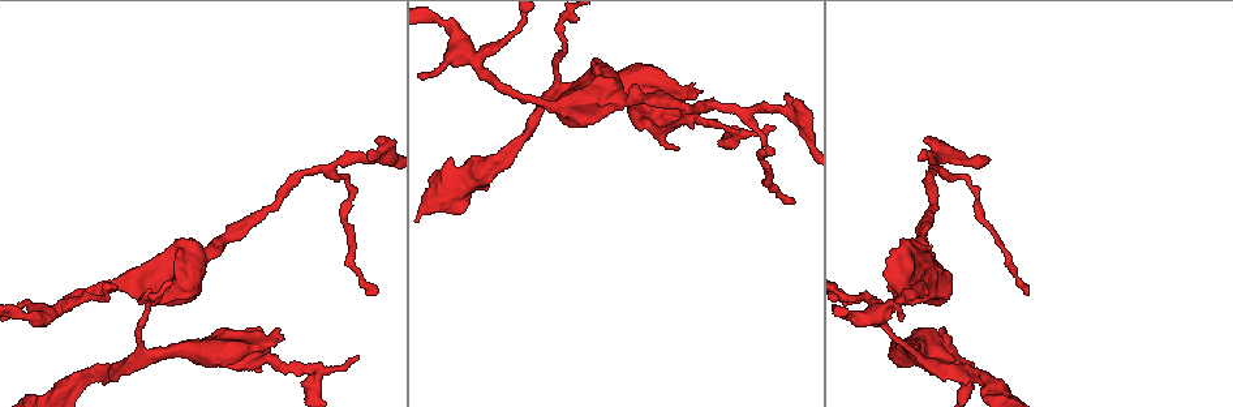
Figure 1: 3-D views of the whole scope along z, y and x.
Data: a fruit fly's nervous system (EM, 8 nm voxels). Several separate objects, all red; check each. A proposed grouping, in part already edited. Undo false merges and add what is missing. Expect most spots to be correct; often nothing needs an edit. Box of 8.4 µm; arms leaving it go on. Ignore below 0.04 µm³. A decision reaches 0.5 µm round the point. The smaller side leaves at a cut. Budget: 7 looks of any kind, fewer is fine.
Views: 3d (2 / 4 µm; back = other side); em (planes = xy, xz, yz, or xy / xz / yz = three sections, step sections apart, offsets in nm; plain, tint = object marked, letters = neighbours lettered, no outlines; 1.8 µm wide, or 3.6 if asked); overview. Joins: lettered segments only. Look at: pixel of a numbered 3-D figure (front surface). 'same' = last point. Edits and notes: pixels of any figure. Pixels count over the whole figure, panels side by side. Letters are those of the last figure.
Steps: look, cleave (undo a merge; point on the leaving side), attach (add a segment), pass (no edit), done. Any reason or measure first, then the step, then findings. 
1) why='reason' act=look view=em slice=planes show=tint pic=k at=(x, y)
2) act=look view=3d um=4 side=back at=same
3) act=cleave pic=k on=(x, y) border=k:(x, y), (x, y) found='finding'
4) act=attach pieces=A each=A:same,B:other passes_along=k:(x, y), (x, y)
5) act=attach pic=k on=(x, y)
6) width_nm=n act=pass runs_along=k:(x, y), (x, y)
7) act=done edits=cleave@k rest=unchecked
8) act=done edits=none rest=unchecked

why='branch stops here' act=look view=3d um=2 pic=1 at=(677, 147)

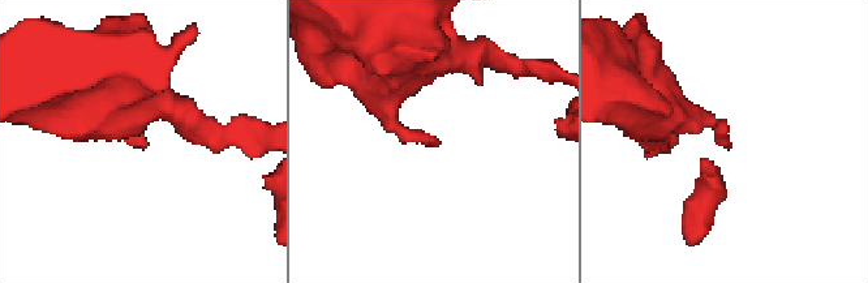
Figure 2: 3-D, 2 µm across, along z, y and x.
act=look view=em slice=xy step=16 show=tint pic=2 at=(144, 149)

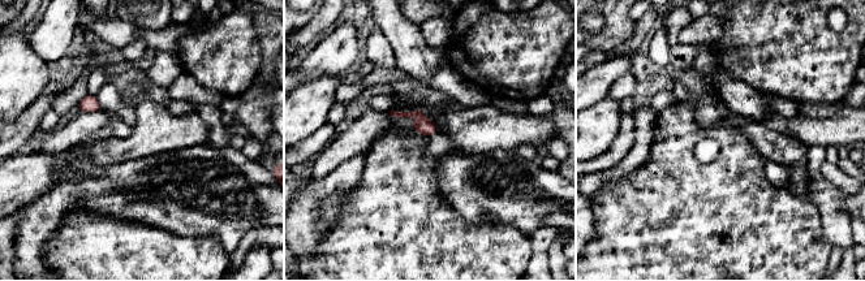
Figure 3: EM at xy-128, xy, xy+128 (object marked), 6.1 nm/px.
act=look view=em slice=planes show=letters at=same

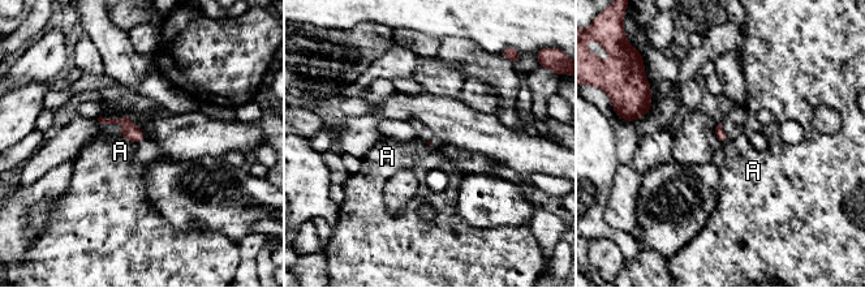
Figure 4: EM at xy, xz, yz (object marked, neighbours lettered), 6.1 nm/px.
act=pass each=A:other found='no lettered segment goes on from it'

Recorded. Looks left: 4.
why='an open end' act=look view=em slice=planes show=plain pic=1 at=(375, 292)

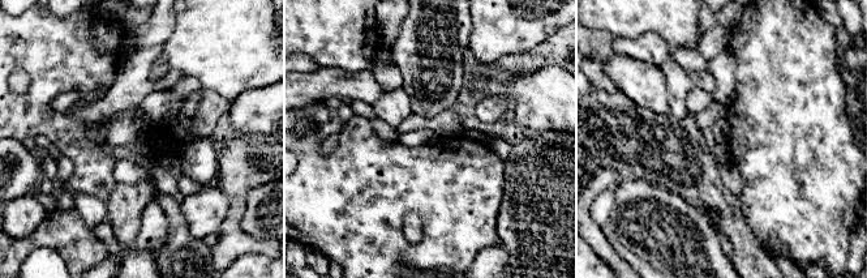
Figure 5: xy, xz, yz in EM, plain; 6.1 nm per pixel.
act=look view=em slice=planes show=letters at=same

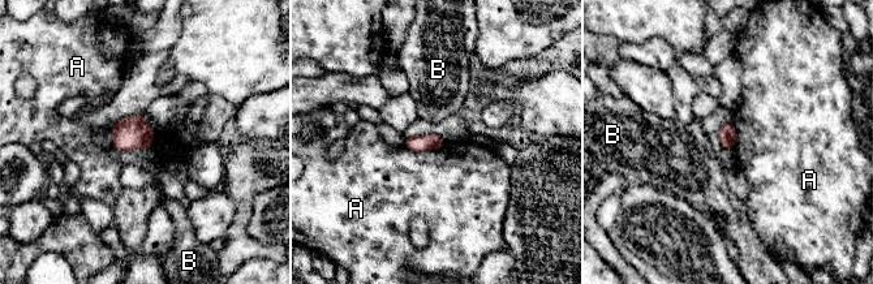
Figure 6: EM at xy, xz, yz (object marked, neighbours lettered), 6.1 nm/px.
longest_contact=A:220nm act=pass each=A:other,B:other found='no lettered segment goes on from it'

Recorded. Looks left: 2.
why='thin end' act=look view=em slice=yz step=8 show=letters pic=1 at=(377, 140)

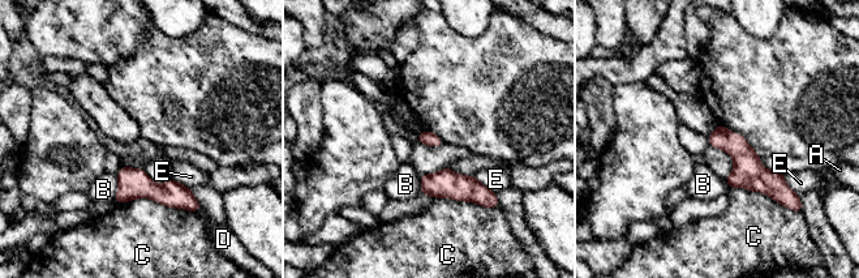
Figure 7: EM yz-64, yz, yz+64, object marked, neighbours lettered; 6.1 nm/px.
why='another direction' act=look view=em slice=planes show=letters at=same

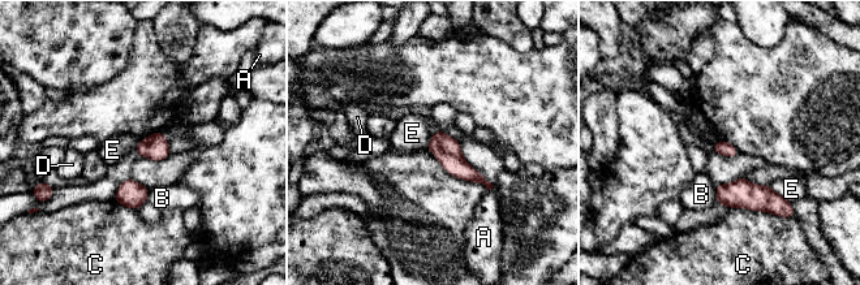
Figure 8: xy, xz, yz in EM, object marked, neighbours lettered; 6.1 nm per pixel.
longest_contact=C:320nm act=pass each=A:other,B:other,C:other,D:other,E:other border=8:(768, 185), (790, 202) found='none of them fits'

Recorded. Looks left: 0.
act=done edits=none rest=unchecked

